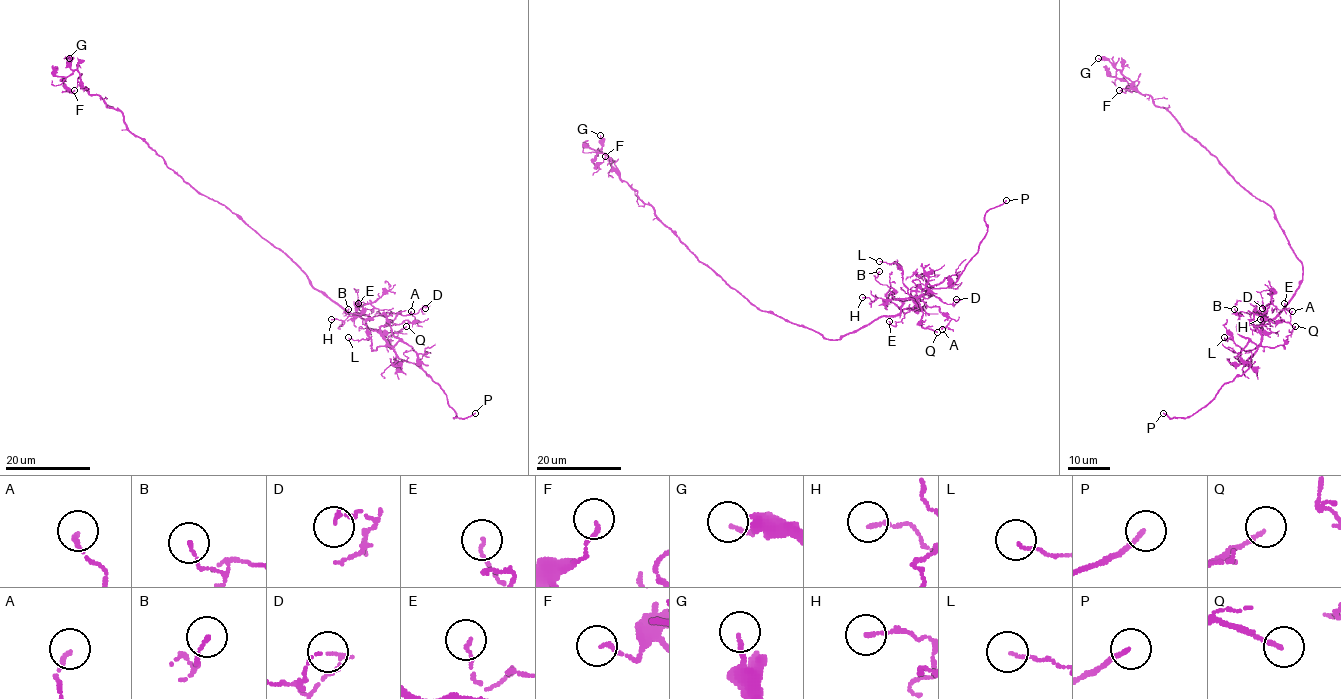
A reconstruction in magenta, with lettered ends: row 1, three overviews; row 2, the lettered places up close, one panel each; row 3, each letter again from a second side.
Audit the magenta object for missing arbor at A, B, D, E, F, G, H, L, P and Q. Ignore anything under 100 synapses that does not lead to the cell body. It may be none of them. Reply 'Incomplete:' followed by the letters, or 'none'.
Incomplete: P

